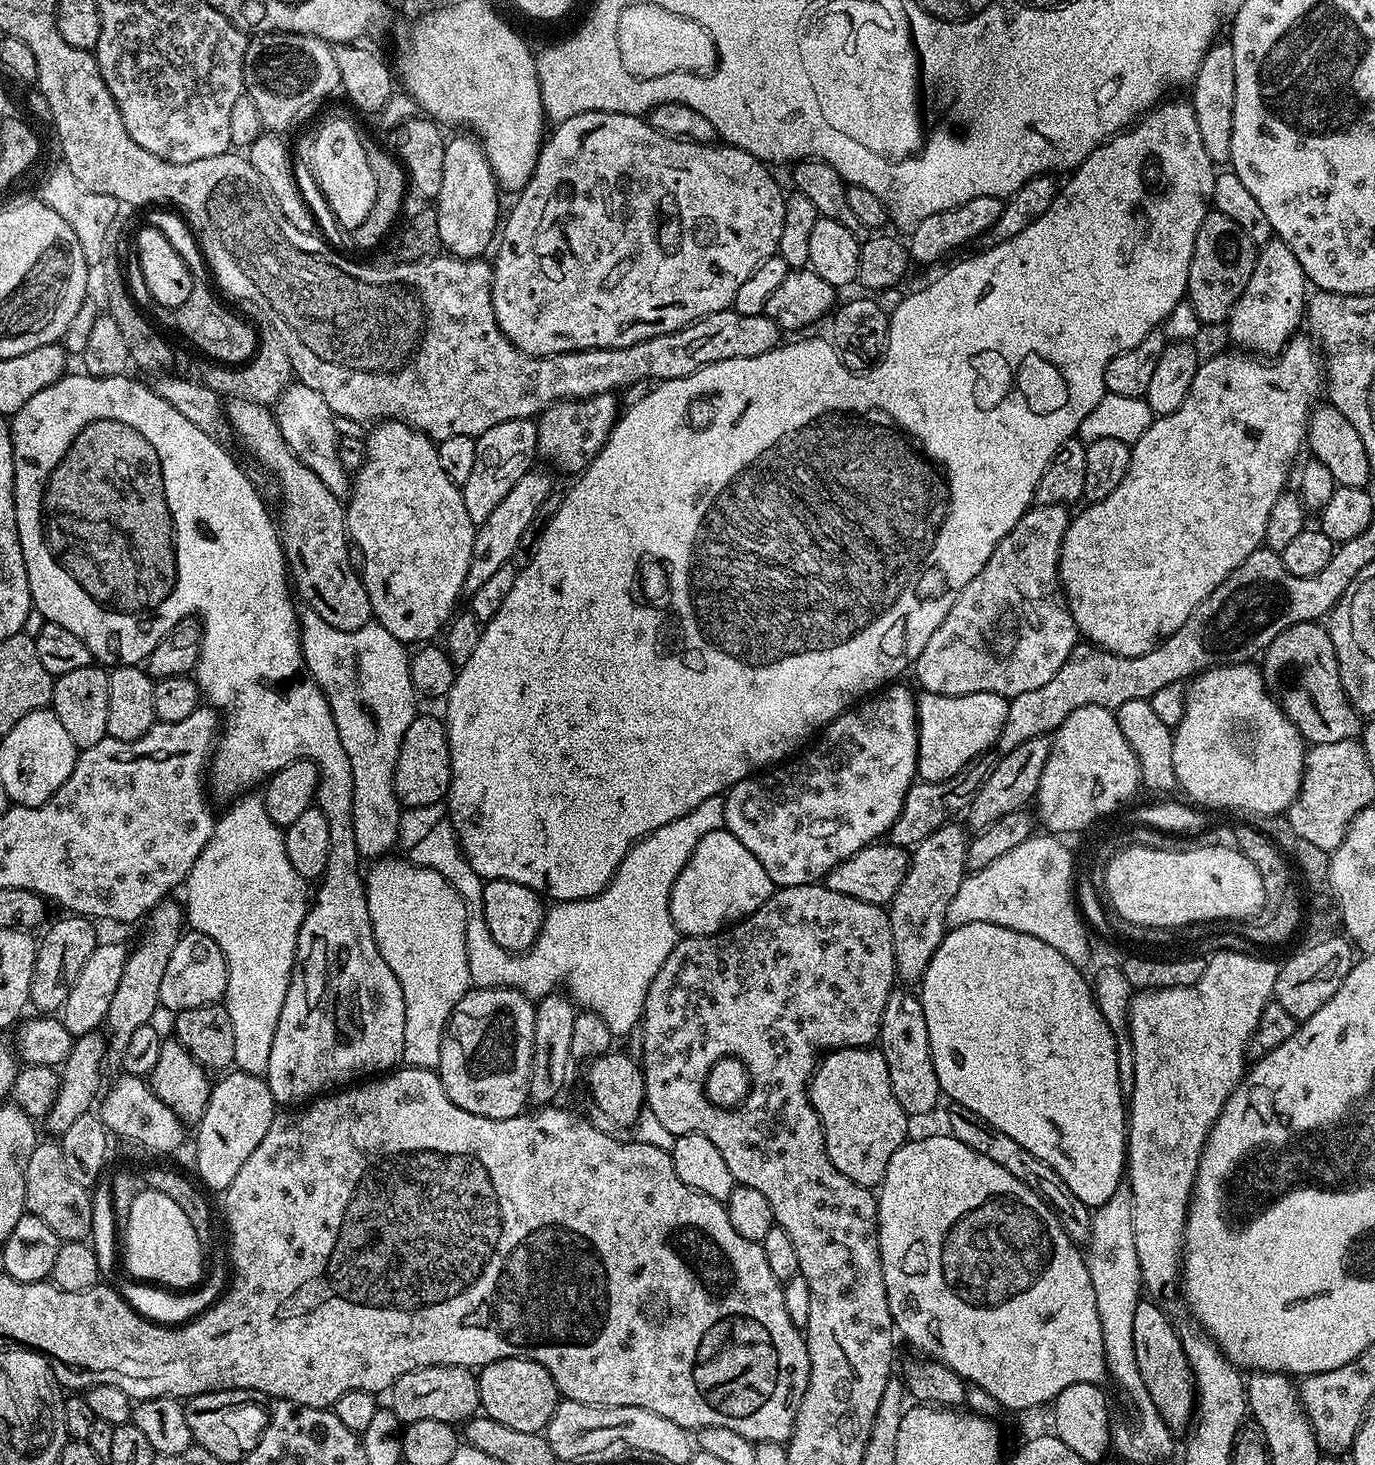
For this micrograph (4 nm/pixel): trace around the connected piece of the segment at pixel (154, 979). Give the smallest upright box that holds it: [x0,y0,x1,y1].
[106,899,186,1061]

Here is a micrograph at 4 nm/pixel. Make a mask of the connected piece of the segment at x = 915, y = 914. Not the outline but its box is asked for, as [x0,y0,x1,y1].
[887,822,970,985]

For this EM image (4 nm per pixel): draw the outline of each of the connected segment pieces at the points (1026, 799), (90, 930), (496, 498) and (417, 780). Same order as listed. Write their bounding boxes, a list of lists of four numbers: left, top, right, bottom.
[[966,736,1052,833],[30,914,98,1014],[462,418,537,526],[393,714,451,809]]

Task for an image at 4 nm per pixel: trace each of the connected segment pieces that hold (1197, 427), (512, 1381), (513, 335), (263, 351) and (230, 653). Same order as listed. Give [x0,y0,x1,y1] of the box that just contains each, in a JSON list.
[[1060,334,1322,656],[478,1356,562,1433],[492,112,786,356],[201,319,293,406],[10,374,352,826]]

